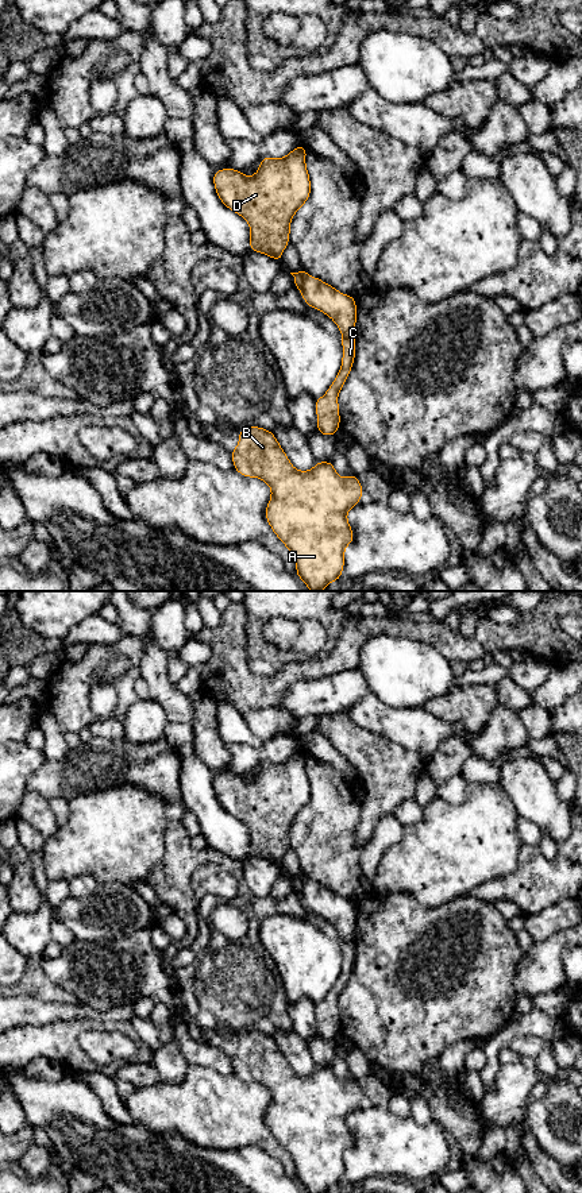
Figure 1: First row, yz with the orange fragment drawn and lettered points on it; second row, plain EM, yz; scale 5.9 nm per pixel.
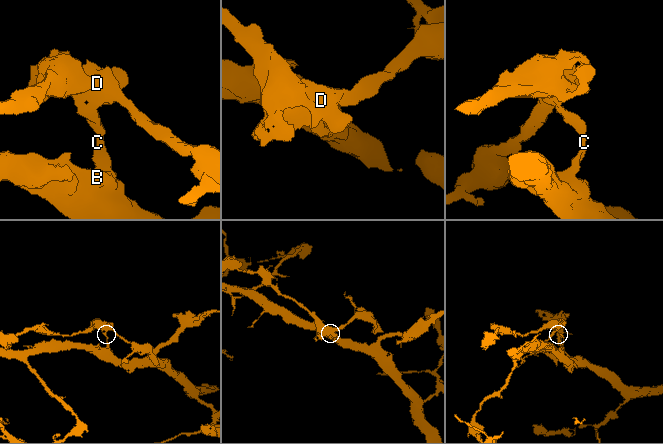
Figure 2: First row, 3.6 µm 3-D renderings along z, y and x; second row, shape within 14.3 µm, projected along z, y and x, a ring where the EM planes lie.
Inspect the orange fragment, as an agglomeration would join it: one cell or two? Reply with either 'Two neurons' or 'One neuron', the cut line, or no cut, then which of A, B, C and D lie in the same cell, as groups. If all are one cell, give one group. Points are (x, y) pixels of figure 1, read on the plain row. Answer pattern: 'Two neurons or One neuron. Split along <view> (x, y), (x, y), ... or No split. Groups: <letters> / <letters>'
Two neurons. Split along yz (343, 939), (353, 941). Groups: A B C / D

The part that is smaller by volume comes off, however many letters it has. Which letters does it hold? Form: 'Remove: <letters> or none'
Remove: D

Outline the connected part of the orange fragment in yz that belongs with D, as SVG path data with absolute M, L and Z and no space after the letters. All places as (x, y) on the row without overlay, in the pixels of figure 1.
M300 749L284 762L265 761L253 781L236 773L215 776L217 802L250 830L250 856L281 865L290 826L311 800L307 756Z

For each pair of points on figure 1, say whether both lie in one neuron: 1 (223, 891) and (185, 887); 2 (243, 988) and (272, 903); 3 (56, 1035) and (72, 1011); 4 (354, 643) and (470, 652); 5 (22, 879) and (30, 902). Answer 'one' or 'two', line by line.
1: two
2: one
3: two
4: one
5: one

